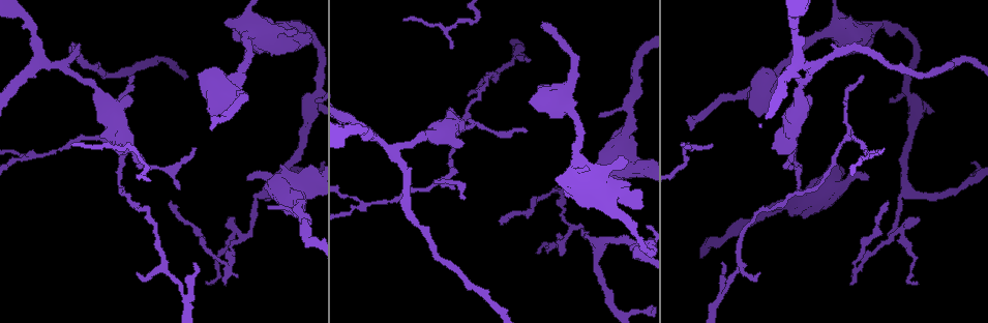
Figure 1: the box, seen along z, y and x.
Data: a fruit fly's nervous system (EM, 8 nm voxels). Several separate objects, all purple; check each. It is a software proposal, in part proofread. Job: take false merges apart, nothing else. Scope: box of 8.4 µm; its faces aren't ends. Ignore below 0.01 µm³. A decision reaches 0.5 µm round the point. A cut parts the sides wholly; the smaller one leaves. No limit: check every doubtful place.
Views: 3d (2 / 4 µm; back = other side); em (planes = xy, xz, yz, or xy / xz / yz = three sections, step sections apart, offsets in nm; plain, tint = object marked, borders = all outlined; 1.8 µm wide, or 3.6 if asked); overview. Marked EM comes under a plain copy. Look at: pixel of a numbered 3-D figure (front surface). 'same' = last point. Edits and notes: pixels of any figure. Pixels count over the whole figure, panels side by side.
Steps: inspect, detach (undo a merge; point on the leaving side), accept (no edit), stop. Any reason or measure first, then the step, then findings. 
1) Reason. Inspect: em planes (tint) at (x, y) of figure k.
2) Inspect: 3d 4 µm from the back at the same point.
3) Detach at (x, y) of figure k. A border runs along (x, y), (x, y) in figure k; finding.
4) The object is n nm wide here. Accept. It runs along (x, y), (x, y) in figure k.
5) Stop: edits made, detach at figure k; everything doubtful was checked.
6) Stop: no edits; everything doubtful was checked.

Three-way junction. Inspect: em planes (borders) at (365, 130) of figure 1.

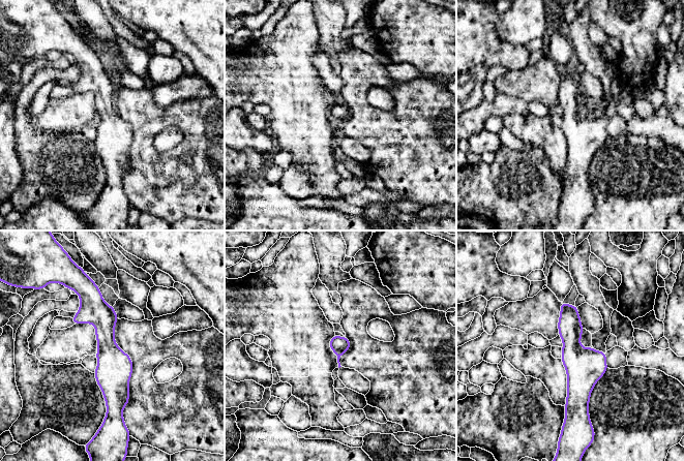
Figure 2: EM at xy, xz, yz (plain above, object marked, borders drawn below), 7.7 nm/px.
Accept. It runs along (93, 286), (114, 408) in figure 2; continuous, no second cell.

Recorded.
Arms part here. Inspect: 3d 4 µm at (845, 137) of figure 1.

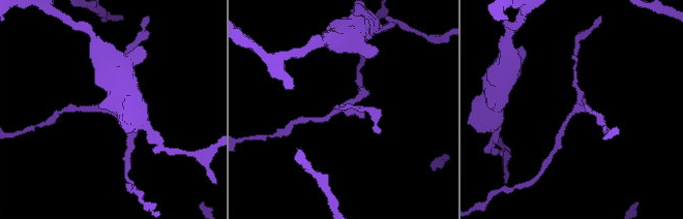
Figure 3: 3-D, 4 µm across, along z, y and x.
3 arms meet here; now the EM. Inspect: em yz step 8 (tint) at (347, 112) of figure 3.

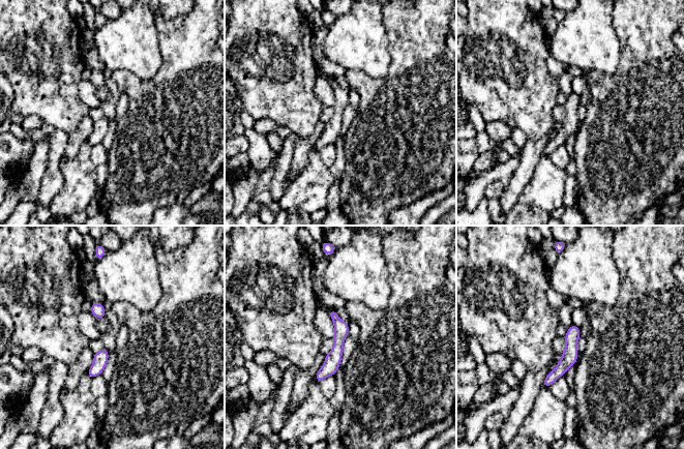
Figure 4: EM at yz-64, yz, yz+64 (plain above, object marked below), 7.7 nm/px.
The object is 120 nm wide here. Accept. It runs along (333, 312), (338, 348), (318, 378) in figure 4; continuous, no second cell.

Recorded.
Thick turns thin. Inspect: 3d 2 µm at (798, 206) of figure 1.

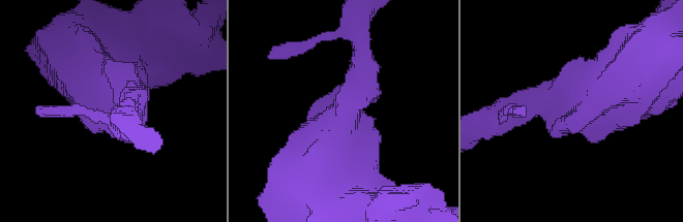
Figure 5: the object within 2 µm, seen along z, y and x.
The arms are 220, 550 nm wide. Inspect: em yz step 8 (tint) at (351, 109) of figure 5.

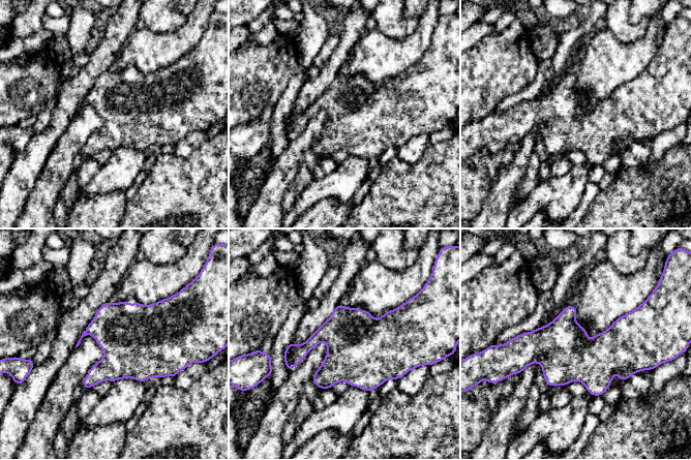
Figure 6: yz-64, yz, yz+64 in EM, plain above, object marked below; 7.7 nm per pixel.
Accept. All the same cell.

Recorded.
Stop: no edits; everything doubtful was checked.

